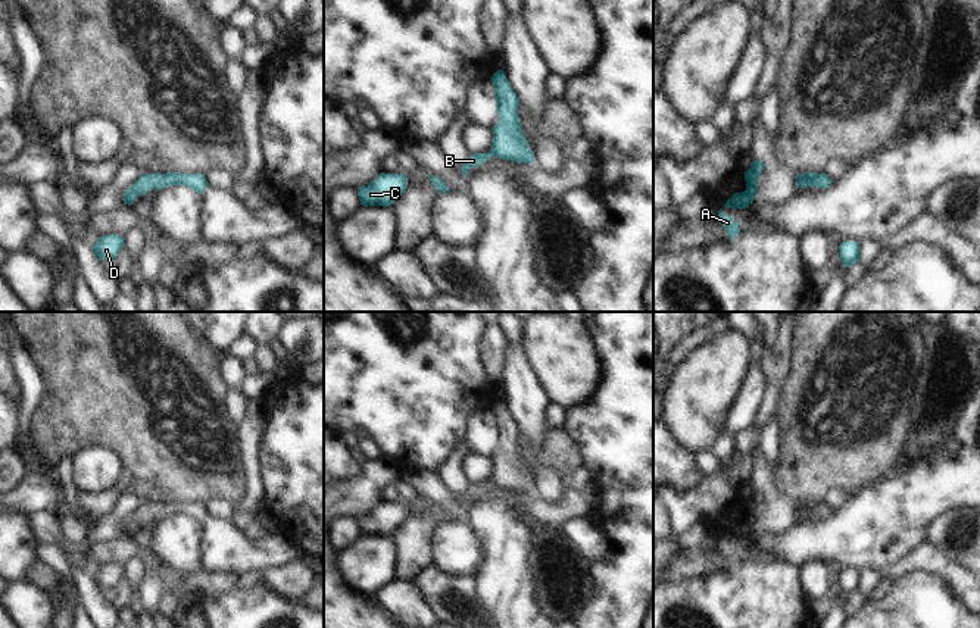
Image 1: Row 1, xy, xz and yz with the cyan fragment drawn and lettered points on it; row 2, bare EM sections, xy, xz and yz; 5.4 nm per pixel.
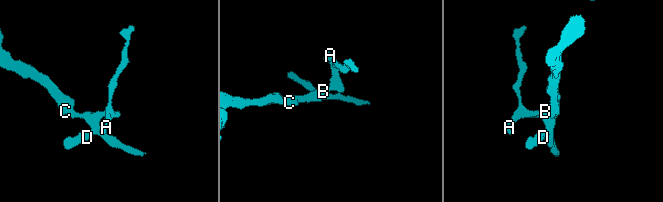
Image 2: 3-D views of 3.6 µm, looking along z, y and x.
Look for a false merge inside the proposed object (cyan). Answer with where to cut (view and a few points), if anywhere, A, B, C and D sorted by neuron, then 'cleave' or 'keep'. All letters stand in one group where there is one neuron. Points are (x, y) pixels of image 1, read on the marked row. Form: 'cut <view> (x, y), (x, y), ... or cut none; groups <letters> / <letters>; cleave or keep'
cut none; groups A B C D; keep

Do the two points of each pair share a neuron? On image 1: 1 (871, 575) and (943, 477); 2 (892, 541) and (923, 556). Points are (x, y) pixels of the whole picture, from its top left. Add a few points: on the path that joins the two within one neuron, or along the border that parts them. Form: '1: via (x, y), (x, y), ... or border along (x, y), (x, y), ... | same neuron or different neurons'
1: border along (879, 569), (864, 568), (860, 572) | different neurons
2: border along (929, 541), (911, 555) | different neurons

